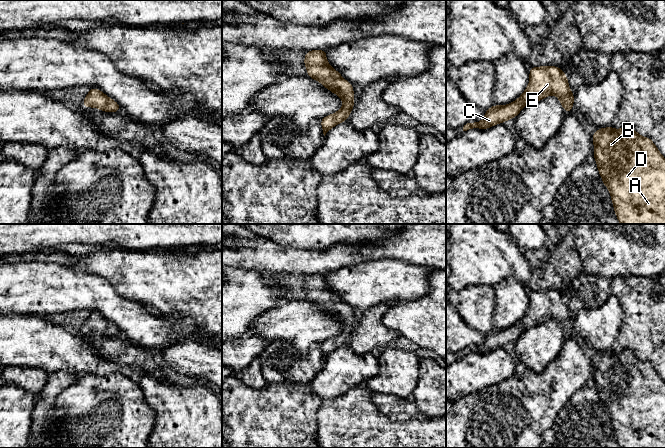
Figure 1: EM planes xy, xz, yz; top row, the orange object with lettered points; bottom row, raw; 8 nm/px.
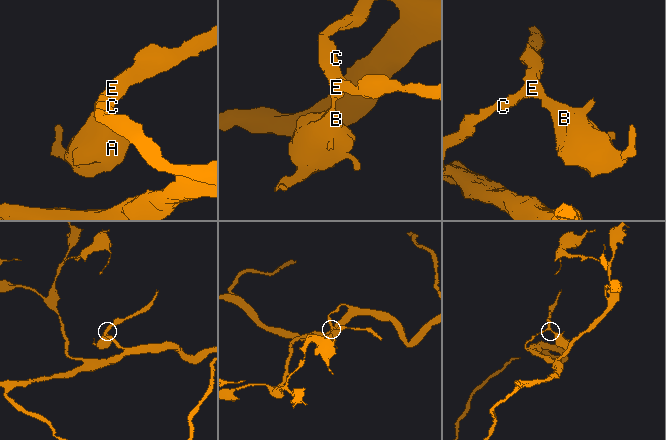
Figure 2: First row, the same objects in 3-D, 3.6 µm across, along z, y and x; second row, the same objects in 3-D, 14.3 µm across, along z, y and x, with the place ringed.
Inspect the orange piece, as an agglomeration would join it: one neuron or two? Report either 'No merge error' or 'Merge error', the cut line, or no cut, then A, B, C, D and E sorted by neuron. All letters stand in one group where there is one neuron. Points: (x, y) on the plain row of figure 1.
No merge error. No split. Groups: A B C D E

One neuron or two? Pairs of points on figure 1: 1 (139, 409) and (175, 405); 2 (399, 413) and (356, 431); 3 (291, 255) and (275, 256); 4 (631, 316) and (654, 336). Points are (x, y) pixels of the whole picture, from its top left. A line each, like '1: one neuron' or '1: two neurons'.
1: two neurons
2: two neurons
3: one neuron
4: one neuron

